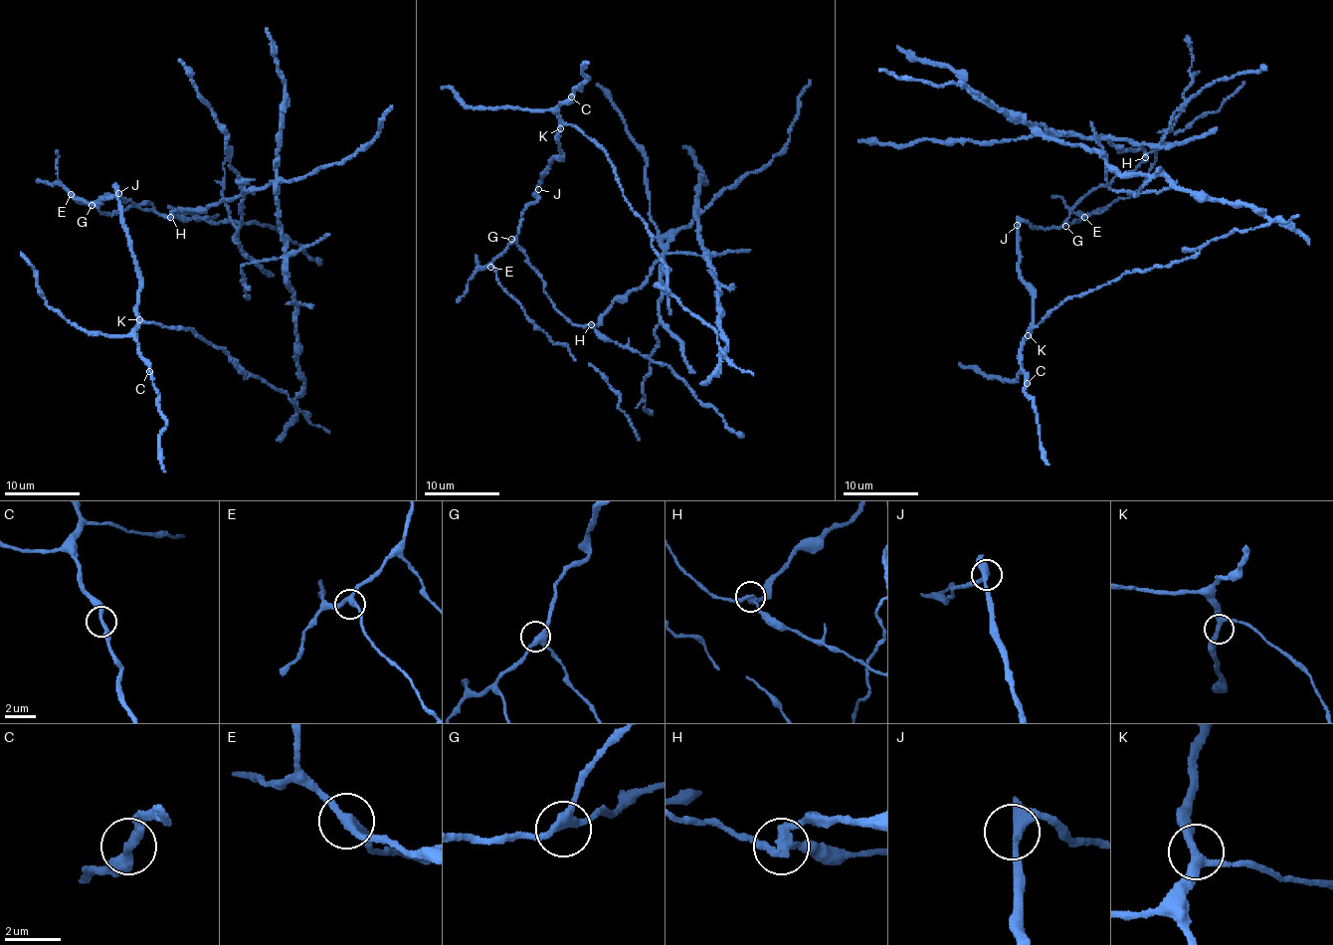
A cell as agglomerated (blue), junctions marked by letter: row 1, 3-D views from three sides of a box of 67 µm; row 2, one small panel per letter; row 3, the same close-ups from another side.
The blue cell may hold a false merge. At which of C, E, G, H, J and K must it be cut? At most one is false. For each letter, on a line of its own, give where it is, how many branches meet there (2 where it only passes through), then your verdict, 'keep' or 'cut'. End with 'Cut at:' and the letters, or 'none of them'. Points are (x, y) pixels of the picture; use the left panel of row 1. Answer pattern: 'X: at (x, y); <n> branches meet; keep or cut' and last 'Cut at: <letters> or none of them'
C: at (149, 371); 2 branches meet; keep
E: at (71, 194); 3 branches meet; keep
G: at (92, 205); 3 branches meet; keep
H: at (170, 217); 3 branches meet; cut
J: at (118, 193); 3 branches meet; keep
K: at (139, 319); 3 branches meet; keep
Cut at: H

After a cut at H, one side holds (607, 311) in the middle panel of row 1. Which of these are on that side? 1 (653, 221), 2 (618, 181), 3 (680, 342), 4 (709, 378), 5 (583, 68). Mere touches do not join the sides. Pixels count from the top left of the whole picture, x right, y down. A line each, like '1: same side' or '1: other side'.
1: same side
2: other side
3: same side
4: same side
5: other side

